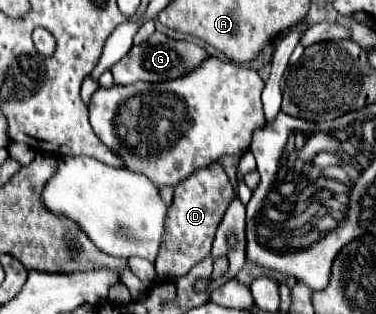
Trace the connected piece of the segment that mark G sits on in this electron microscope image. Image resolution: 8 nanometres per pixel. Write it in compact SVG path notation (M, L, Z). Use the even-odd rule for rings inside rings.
M155 32L149 40L145 40L139 46L133 46L127 56L123 56L113 68L111 74L115 78L115 84L135 84L139 80L143 82L165 82L175 80L179 76L185 76L193 68L197 68L207 58L207 52L199 48L193 42L179 42L171 40L161 32Z

